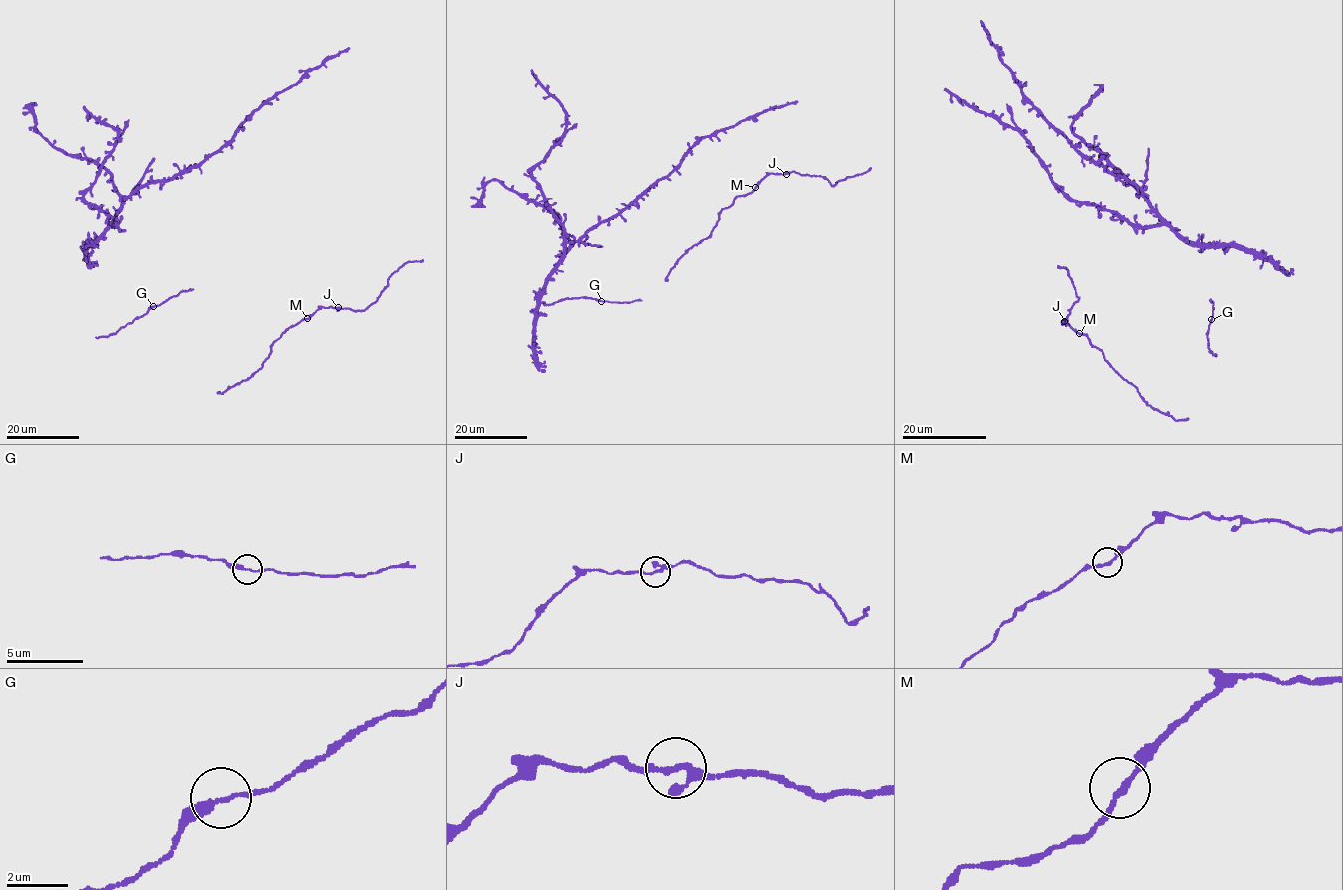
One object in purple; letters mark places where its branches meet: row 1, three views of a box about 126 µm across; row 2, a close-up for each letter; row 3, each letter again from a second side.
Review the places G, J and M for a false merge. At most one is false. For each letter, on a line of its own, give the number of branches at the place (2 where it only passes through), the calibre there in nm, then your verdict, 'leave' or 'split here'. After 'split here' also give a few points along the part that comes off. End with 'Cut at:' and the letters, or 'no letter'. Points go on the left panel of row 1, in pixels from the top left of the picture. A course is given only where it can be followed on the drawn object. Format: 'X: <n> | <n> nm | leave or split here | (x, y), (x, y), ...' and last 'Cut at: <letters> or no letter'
G: 2 | 200 nm | leave
J: 3 | 170 nm | leave
M: 2 | 180 nm | leave
Cut at: no letter

